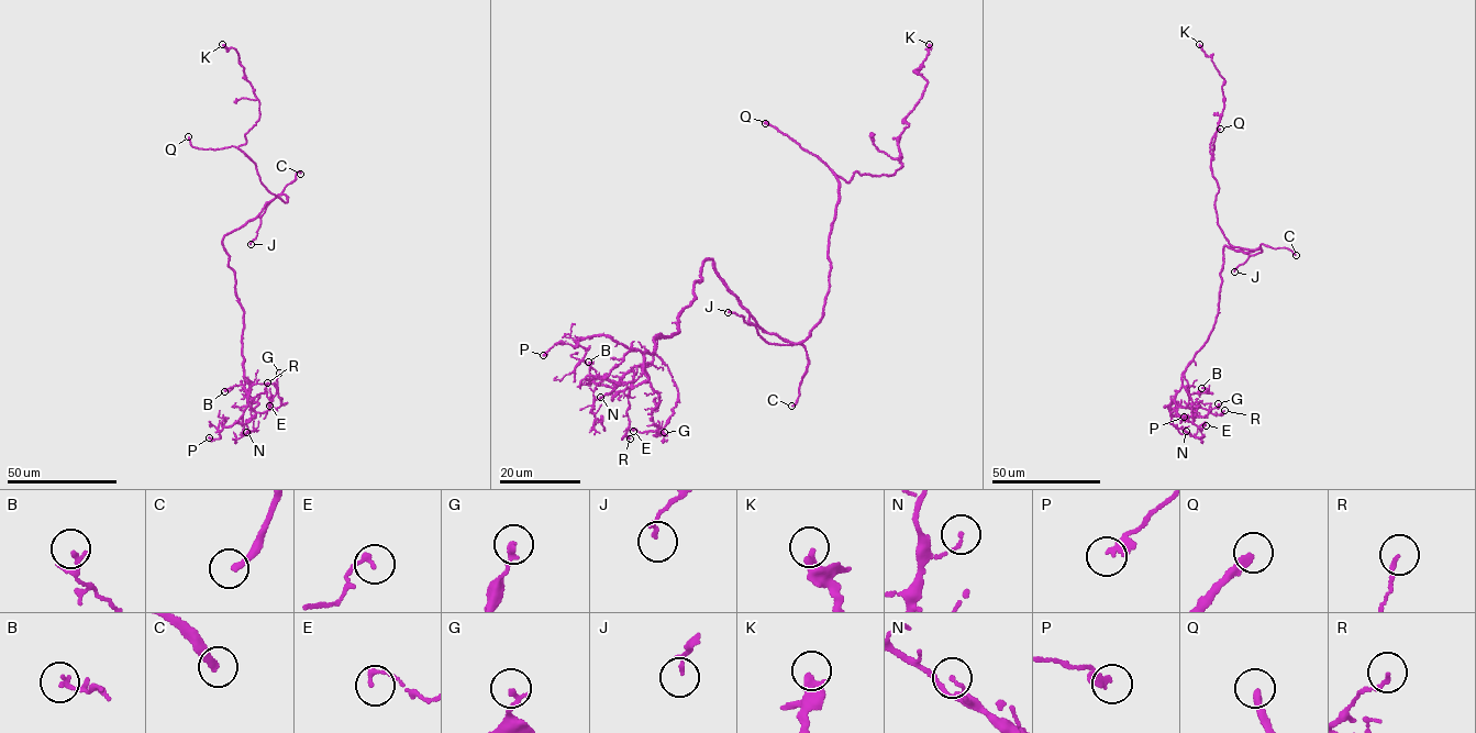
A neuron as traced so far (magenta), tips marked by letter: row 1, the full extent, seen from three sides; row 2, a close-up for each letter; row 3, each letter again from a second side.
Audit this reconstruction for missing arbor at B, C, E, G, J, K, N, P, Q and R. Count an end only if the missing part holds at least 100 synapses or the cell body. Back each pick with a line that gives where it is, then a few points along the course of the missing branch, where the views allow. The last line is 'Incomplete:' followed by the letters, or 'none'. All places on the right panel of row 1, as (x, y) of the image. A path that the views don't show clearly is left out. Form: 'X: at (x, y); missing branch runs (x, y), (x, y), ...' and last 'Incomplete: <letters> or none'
C: at (1296, 255); missing branch runs (1296, 255), (1305, 278), (1322, 296), (1344, 292), (1350, 318), (1360, 323)
Q: at (1220, 129); missing branch runs (1220, 129), (1240, 102), (1243, 68), (1230, 63), (1224, 36), (1209, 8)
Incomplete: C, Q

